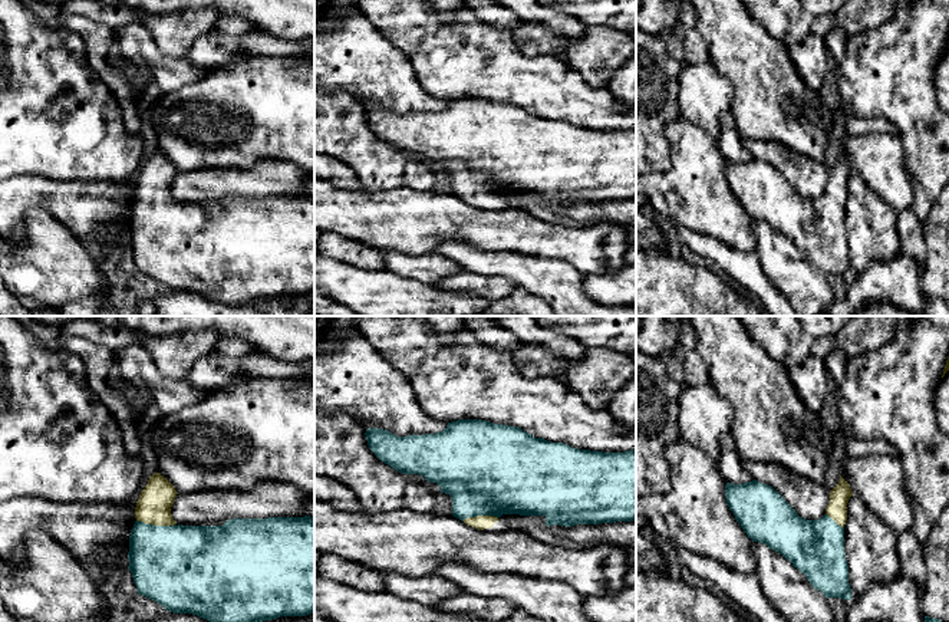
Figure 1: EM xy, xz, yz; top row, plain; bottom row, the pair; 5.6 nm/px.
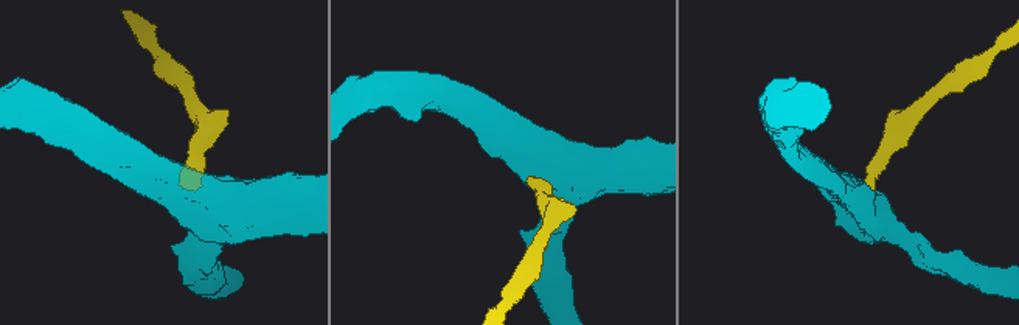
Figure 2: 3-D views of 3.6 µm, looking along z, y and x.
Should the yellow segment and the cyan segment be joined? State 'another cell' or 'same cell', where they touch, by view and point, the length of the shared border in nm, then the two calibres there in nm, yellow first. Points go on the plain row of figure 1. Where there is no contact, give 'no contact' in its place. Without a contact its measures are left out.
same cell | xy (157, 203) | 220 nm | 190/440 nm

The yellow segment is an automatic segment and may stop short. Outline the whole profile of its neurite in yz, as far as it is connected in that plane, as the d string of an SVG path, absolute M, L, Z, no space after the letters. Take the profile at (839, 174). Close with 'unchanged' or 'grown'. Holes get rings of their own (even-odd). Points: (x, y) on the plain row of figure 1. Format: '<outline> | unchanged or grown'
M840 154L838 162L830 170L826 192L818 198L805 198L768 162L752 158L744 162L726 161L725 164L726 182L752 220L764 221L782 233L826 276L846 279L853 276L844 231L844 203L847 200L847 181L851 174L850 162Z | grown

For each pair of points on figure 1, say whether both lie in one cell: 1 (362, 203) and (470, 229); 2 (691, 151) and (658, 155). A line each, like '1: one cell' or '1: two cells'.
1: one cell
2: two cells

